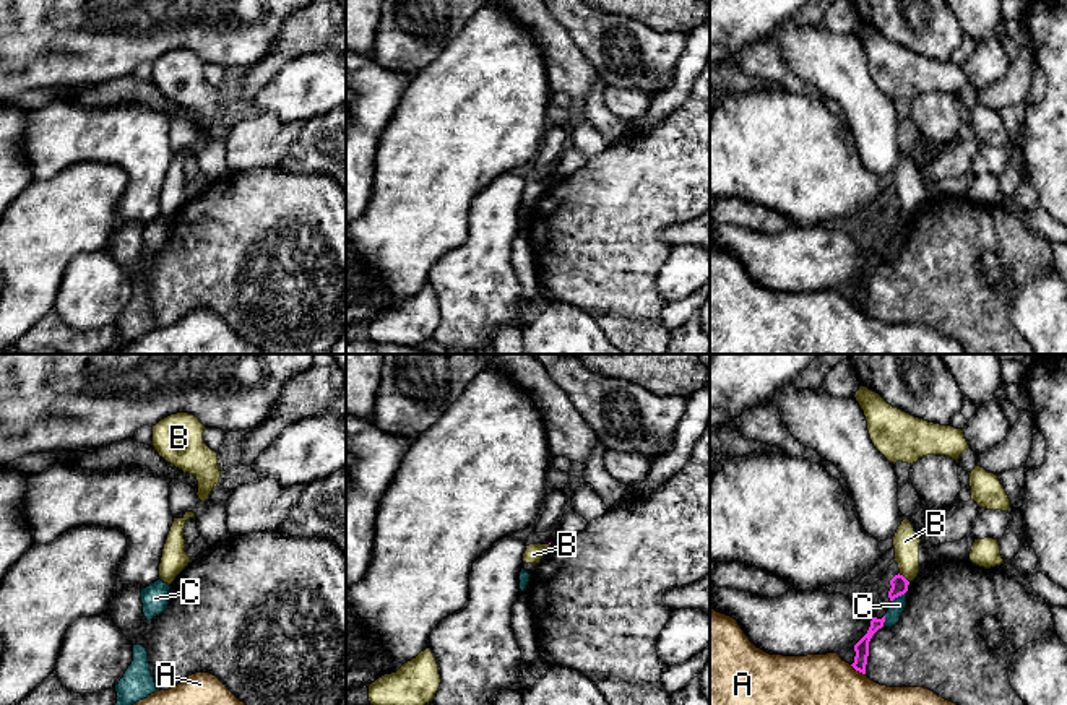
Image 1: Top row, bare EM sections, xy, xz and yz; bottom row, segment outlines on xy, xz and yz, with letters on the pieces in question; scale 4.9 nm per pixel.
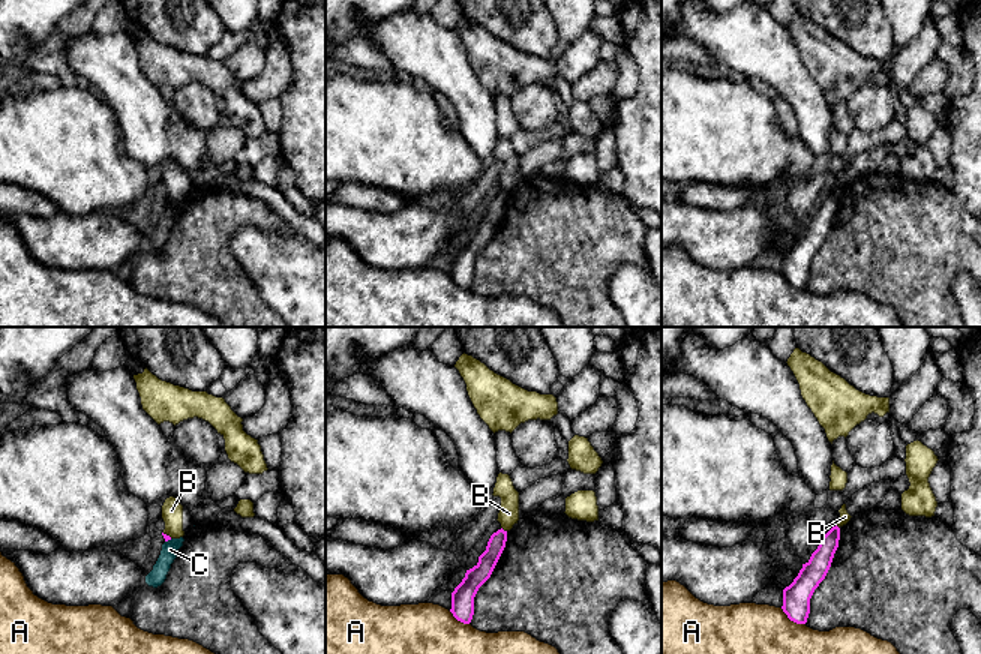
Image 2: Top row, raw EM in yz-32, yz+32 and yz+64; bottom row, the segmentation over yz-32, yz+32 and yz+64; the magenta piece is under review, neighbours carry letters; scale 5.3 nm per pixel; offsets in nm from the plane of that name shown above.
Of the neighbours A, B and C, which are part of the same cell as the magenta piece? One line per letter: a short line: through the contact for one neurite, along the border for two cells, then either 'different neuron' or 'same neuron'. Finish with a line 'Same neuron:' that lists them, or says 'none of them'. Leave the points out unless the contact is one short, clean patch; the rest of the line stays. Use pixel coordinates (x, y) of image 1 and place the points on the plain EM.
A: different neuron
B: yz (898, 208), (908, 218) | different neuron
C: yz (905, 228), (892, 237) | different neuron
Same neuron: none of them

